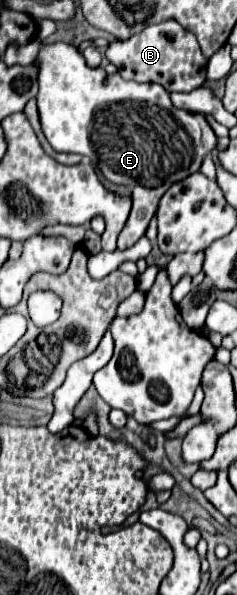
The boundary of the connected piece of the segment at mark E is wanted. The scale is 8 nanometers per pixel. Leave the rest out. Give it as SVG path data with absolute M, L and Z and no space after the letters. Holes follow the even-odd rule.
M41 43L41 51L33 61L39 69L39 93L37 93L37 109L43 135L51 143L55 151L63 153L79 153L87 155L93 165L101 169L107 181L123 185L123 187L159 187L173 185L183 181L187 175L199 171L201 161L209 155L217 137L207 123L207 119L199 113L189 113L173 107L169 99L169 91L165 91L157 83L135 83L121 79L119 73L107 75L101 67L87 67L81 51L75 45L67 43ZM133 125L135 133L129 131L125 137L125 127Z

